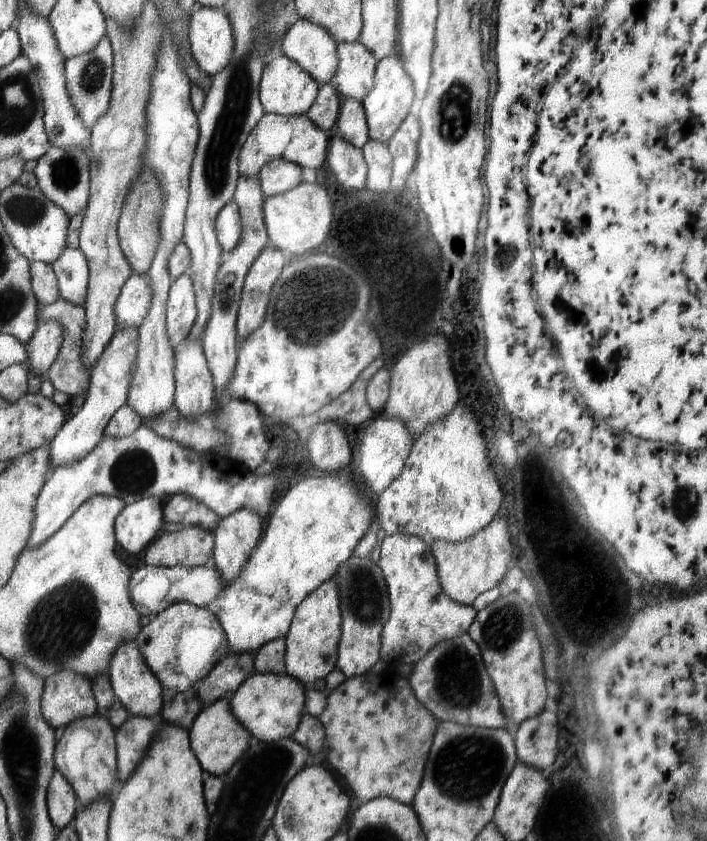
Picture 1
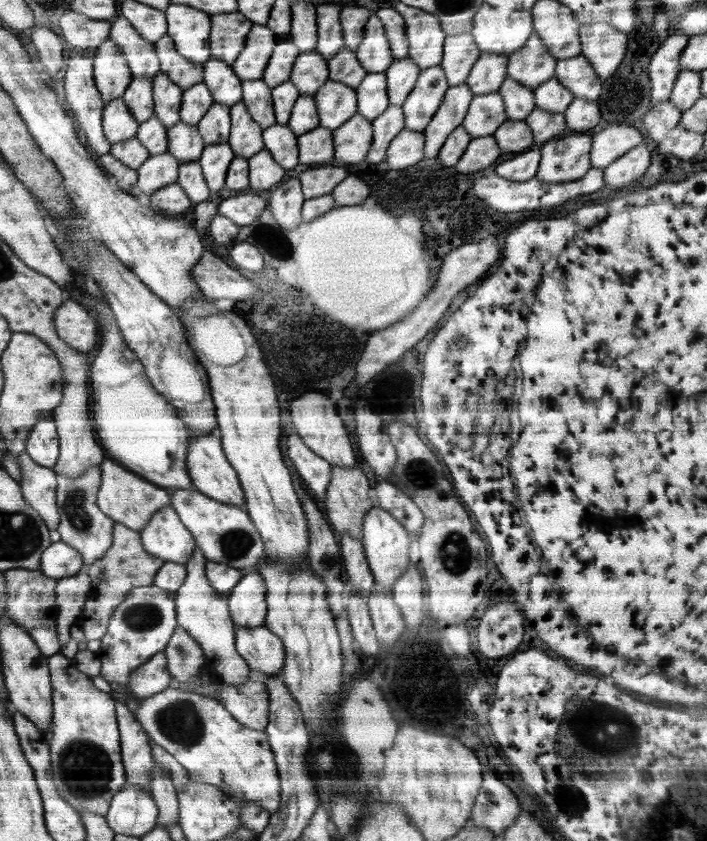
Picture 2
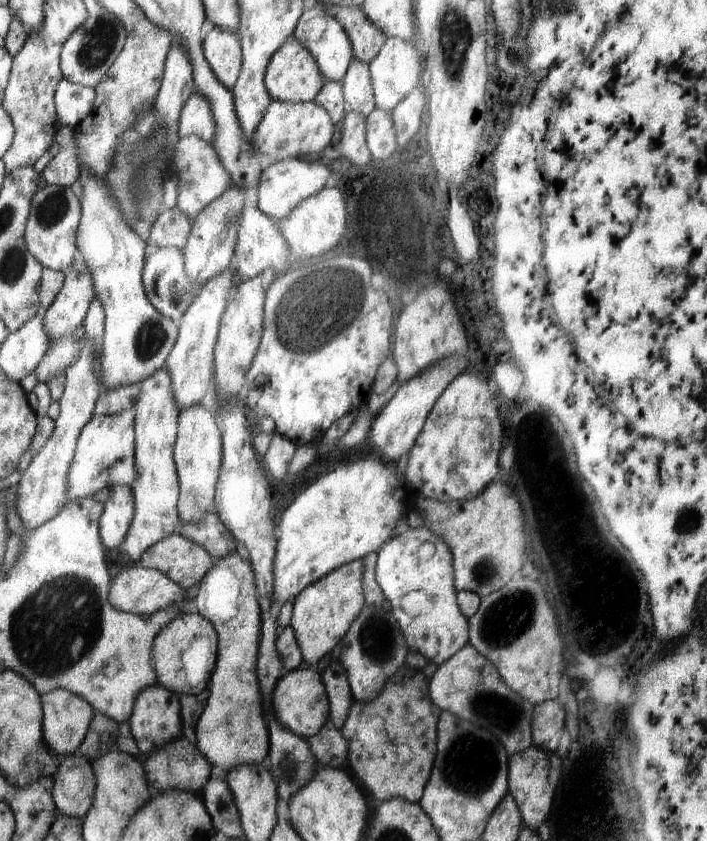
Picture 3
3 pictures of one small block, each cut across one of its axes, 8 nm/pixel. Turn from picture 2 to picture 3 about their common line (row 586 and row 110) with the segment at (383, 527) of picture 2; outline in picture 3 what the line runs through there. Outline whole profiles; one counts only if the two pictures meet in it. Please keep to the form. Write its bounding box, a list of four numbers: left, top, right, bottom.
[368,37,421,113]

